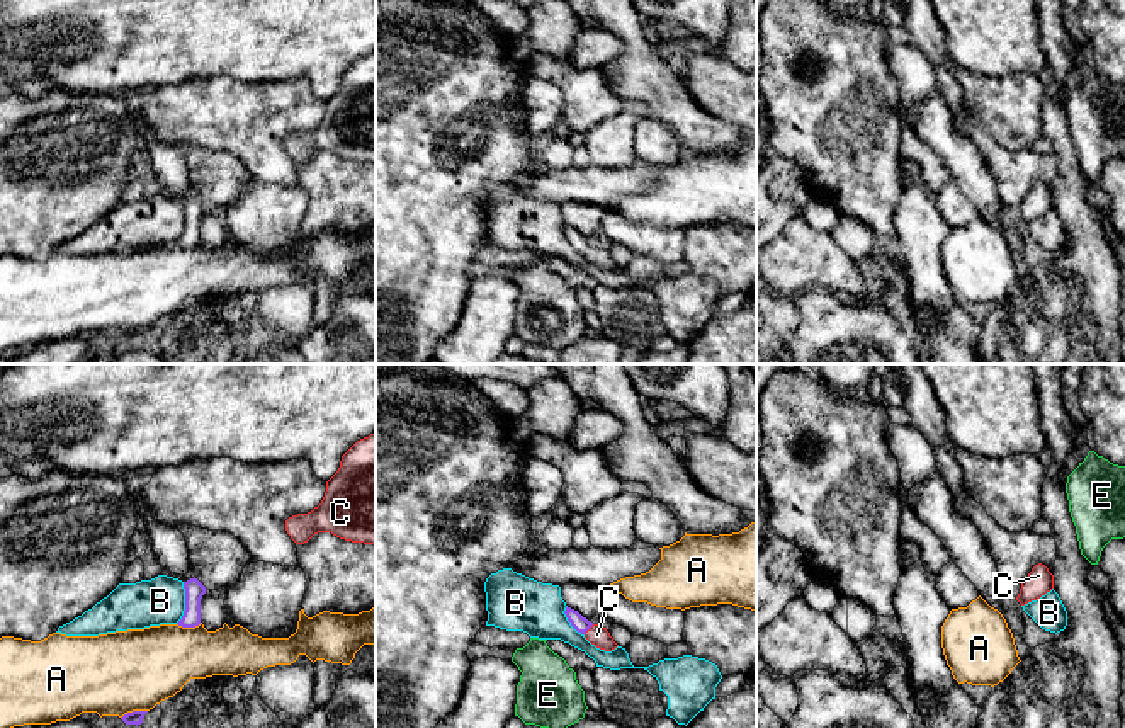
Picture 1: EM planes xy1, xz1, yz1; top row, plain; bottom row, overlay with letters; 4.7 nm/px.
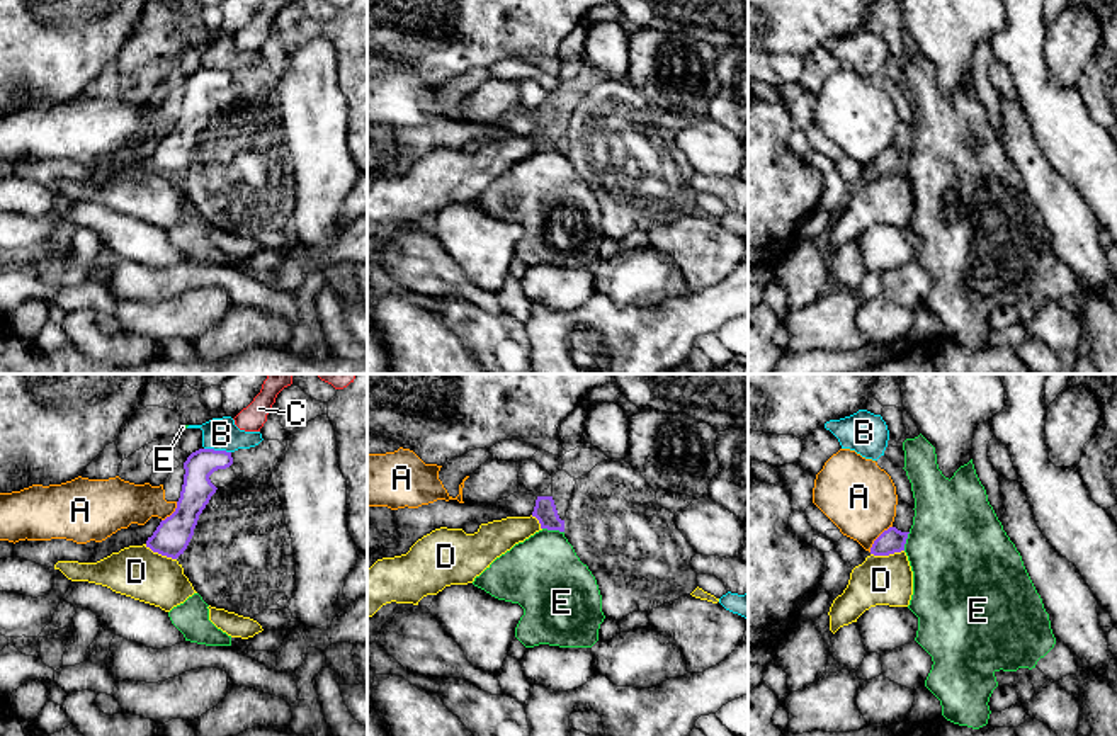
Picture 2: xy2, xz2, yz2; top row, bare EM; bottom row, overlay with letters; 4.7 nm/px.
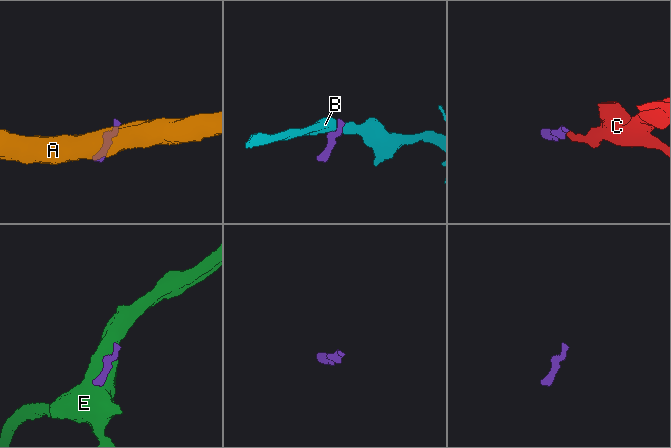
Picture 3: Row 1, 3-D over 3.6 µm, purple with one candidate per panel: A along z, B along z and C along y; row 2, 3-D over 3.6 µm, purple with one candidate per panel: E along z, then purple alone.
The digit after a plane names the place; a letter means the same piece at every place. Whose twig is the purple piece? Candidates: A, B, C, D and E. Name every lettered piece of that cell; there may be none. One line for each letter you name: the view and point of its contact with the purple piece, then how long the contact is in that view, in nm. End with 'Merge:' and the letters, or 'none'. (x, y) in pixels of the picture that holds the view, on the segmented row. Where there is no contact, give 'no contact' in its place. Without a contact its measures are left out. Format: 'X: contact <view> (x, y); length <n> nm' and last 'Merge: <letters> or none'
C: contact xz1 (588, 628); length 70 nm
Merge: C

